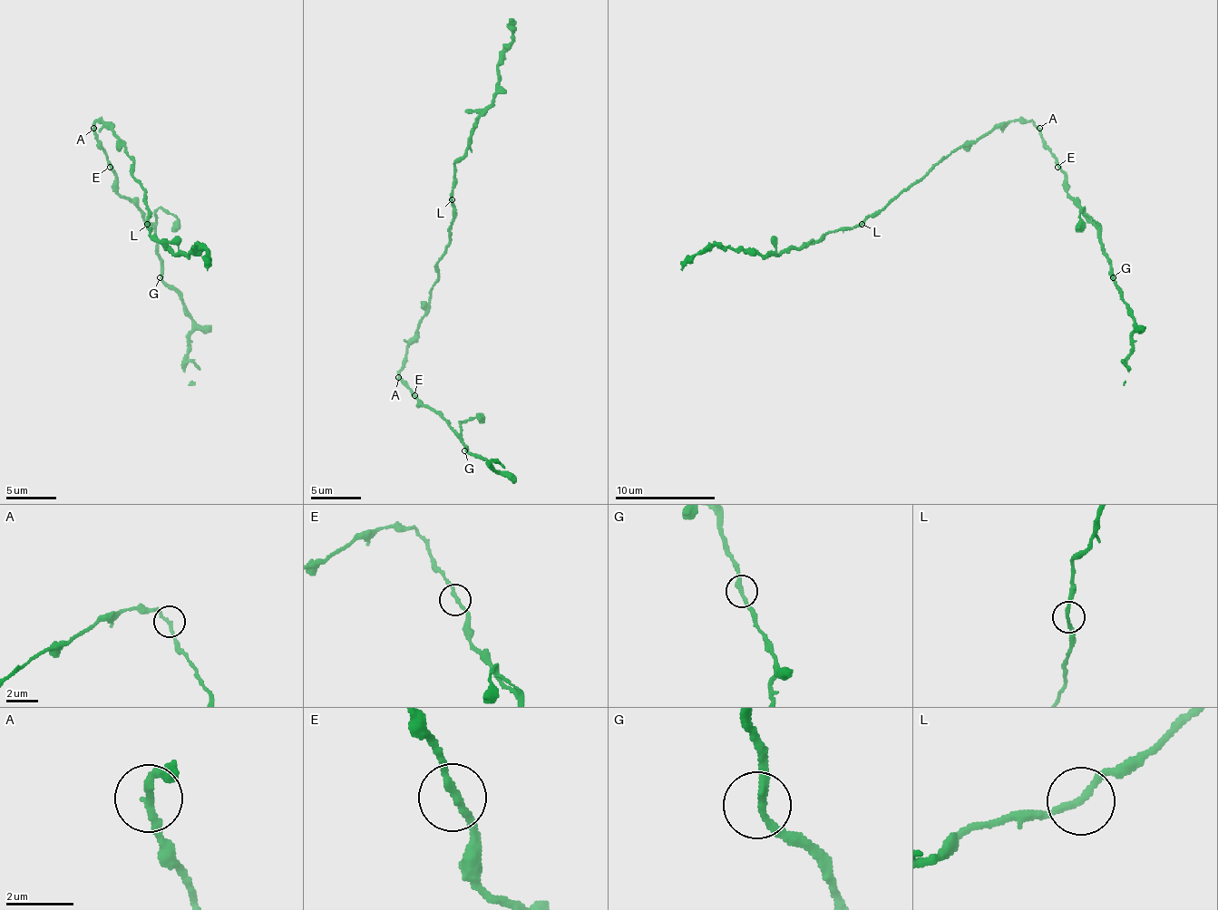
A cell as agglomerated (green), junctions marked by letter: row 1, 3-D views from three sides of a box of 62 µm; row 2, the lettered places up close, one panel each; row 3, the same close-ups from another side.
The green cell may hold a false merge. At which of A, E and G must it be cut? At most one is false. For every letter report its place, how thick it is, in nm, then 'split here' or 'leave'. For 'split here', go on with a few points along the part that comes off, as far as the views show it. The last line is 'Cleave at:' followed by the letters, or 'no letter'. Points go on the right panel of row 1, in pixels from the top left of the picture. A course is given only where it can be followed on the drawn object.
A: (1039, 128) | 200 nm | split here | (1040, 129), (1008, 121), (962, 144), (859, 224), (816, 242), (763, 255), (713, 245), (680, 269)
E: (1057, 167) | 200 nm | leave
G: (1113, 277) | 220 nm | leave
Cleave at: A

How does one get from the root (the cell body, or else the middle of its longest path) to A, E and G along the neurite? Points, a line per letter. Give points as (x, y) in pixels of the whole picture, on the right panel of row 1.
A: (989, 131), (1002, 129), (1012, 121), (1032, 121), (1040, 129)
E: (989, 131), (1002, 129), (1012, 121), (1030, 121), (1040, 131), (1042, 144), (1057, 167)
G: (989, 131), (1012, 121), (1030, 121), (1040, 131), (1042, 144), (1065, 177), (1065, 191), (1097, 232), (1113, 277)

